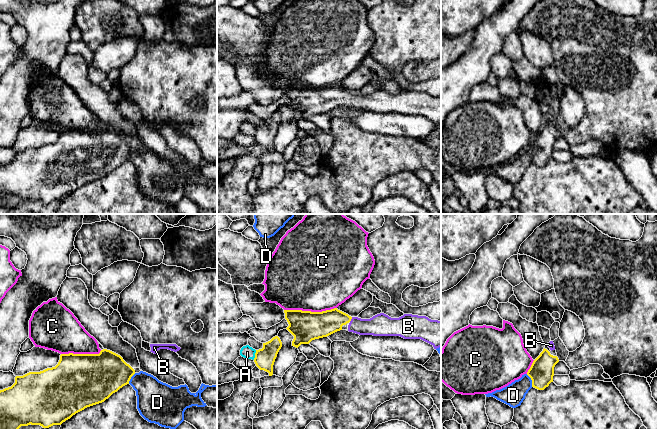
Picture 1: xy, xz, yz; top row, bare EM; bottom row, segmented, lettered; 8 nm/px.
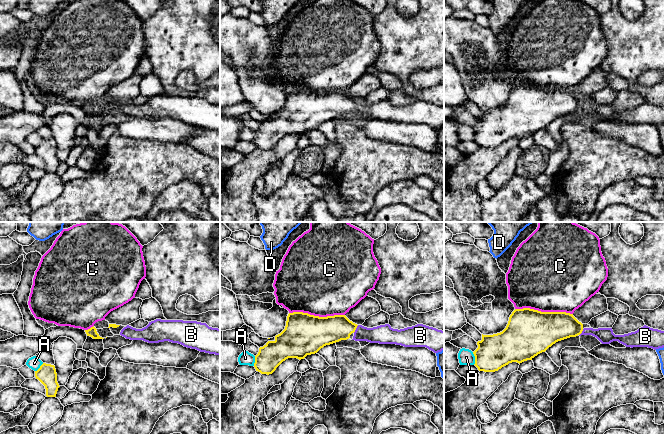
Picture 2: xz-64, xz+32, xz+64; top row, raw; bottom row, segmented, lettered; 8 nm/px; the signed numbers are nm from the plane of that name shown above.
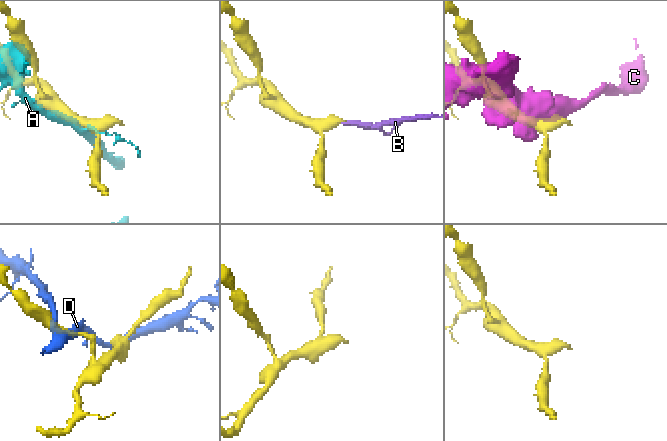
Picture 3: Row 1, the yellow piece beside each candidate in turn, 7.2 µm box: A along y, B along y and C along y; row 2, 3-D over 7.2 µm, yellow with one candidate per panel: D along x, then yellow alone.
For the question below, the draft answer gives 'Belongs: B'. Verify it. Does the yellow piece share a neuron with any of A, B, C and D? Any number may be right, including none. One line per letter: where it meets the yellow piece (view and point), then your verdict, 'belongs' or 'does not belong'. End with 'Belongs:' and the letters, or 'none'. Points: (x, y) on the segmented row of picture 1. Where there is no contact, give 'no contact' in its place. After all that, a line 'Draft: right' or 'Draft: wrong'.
A: contact xz (255, 355); does not belong
B: contact xz (351, 318); belongs
C: contact xz (310, 311); does not belong
D: contact yz (531, 379); does not belong
Belongs: B
Draft: right

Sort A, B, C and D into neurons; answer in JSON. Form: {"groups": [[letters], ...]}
{"groups": [["A"], ["B"], ["C"], ["D"]]}

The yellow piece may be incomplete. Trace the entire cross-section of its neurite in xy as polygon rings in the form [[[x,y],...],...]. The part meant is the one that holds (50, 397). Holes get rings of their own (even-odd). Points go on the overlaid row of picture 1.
[[[107,349],[101,350],[99,354],[61,354],[55,367],[16,376],[11,387],[0,390],[0,429],[19,429],[30,424],[43,428],[61,425],[85,408],[104,402],[113,393],[129,384],[134,374],[135,370],[120,355]]]

